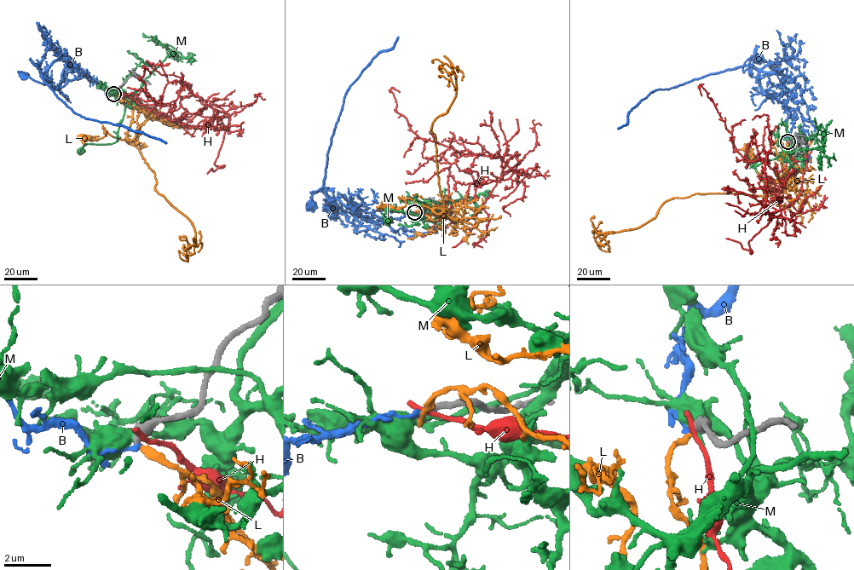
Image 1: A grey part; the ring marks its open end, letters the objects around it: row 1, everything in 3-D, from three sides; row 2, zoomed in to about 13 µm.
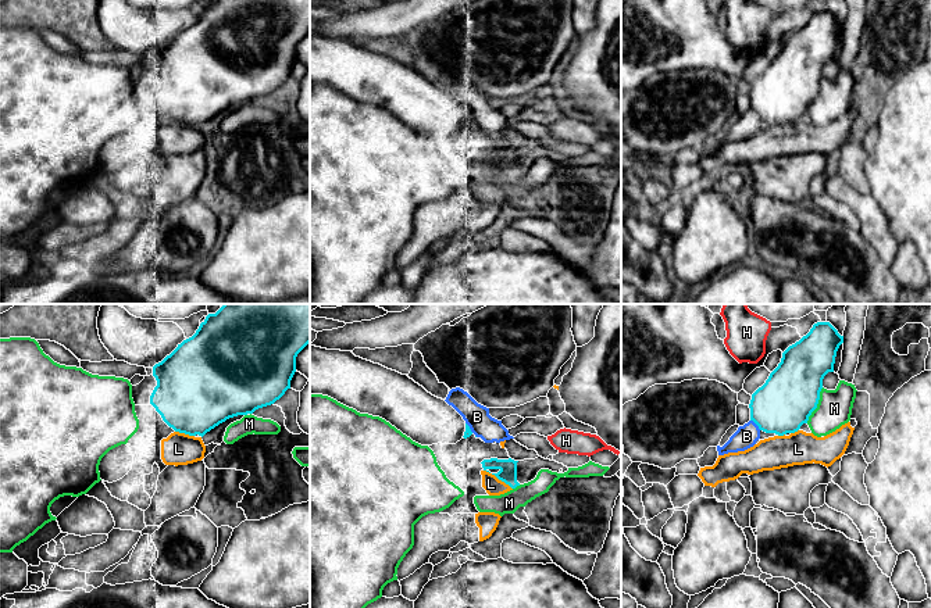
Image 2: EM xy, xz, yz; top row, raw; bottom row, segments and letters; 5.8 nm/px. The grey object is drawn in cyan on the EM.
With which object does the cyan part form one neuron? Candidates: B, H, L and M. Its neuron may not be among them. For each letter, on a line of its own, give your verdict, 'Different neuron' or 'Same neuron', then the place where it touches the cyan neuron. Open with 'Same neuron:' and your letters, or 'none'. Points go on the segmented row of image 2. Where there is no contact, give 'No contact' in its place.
Same neuron: none
B: Different neuron. Touches cyan at yz (756, 424)
H: Different neuron. No contact
L: Different neuron. Touches cyan at xz (498, 478)
M: Different neuron. Touches cyan at yz (816, 406)

